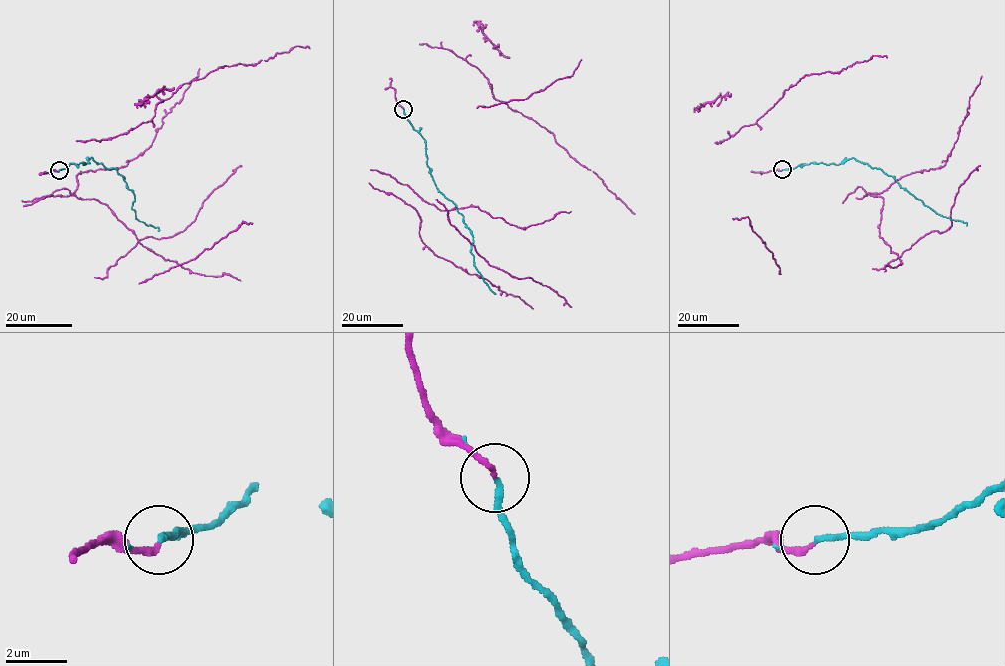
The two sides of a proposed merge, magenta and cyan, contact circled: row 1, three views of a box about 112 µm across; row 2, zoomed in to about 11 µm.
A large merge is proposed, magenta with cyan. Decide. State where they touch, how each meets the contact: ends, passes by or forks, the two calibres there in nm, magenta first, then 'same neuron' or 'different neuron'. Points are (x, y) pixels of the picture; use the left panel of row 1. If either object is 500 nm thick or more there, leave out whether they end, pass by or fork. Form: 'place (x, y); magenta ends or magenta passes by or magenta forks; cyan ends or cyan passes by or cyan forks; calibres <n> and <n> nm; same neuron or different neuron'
place (59, 170); magenta ends; cyan passes by; calibres 180 and 130 nm; same neuron

